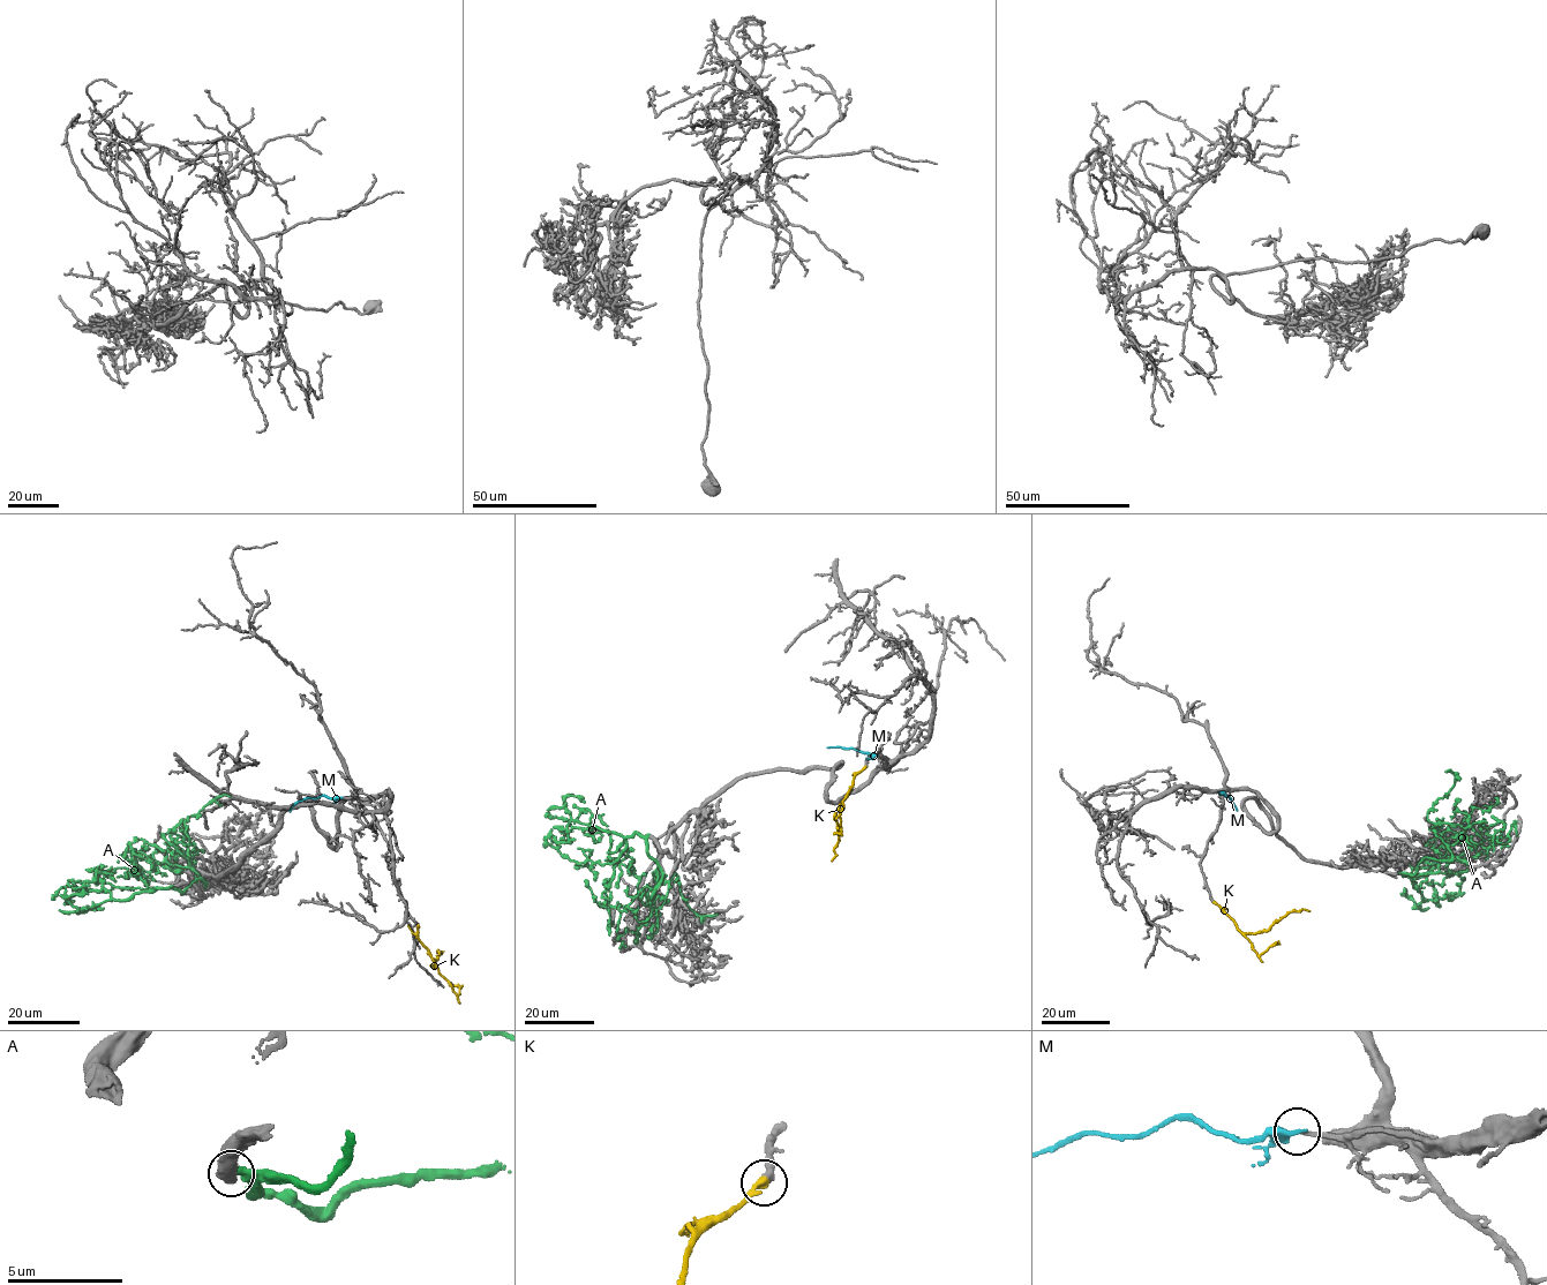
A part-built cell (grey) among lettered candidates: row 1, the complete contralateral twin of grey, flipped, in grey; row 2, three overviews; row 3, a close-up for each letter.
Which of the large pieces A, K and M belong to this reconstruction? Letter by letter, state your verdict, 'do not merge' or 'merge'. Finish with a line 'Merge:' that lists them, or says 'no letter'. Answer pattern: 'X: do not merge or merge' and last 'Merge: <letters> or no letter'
A: do not merge
K: merge
M: do not merge
Merge: K

